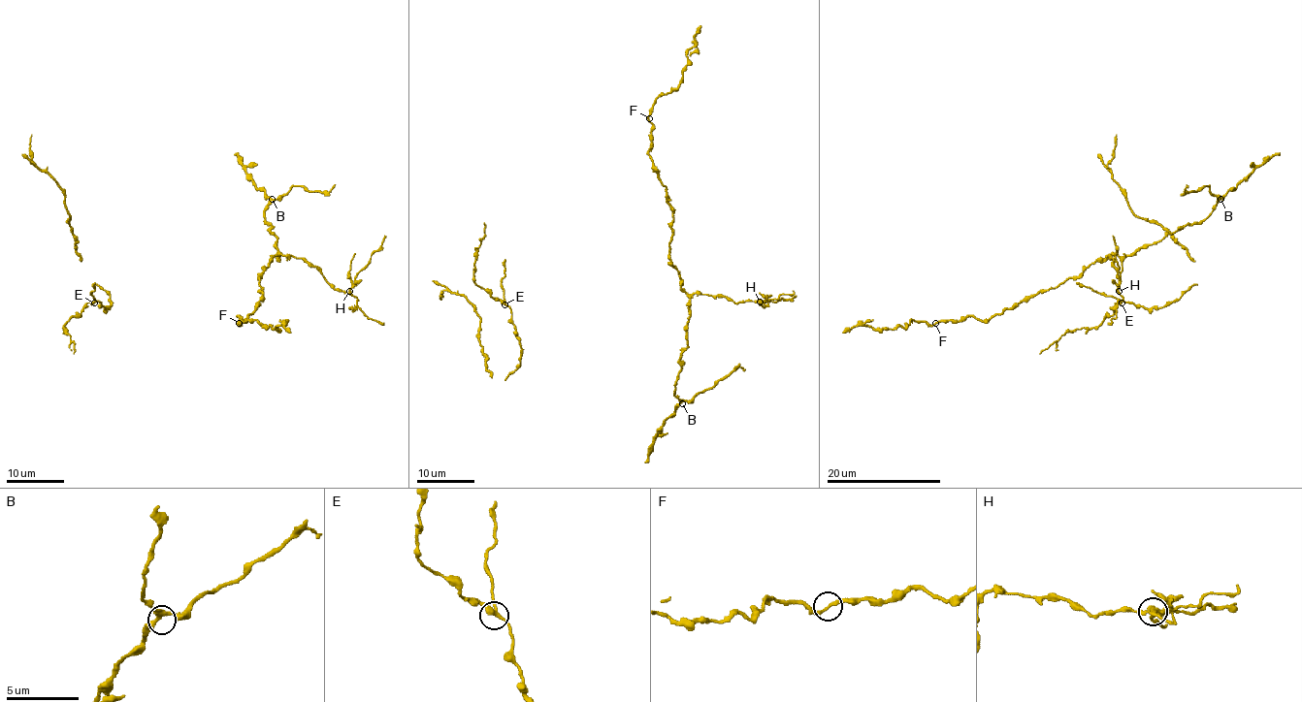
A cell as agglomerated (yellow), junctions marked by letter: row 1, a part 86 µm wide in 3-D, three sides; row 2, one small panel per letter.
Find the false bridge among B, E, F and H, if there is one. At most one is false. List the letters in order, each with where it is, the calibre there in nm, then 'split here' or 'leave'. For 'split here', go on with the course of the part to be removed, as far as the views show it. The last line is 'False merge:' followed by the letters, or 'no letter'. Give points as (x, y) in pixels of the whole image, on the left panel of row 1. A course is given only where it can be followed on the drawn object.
B: at (272, 199); 280 nm thick; leave
E: at (94, 303); 240 nm thick; leave
F: at (239, 323); 200 nm thick; leave
H: at (349, 291); 190 nm thick; split here; foreign part runs (348, 292), (354, 275), (386, 236)
False merge: H

